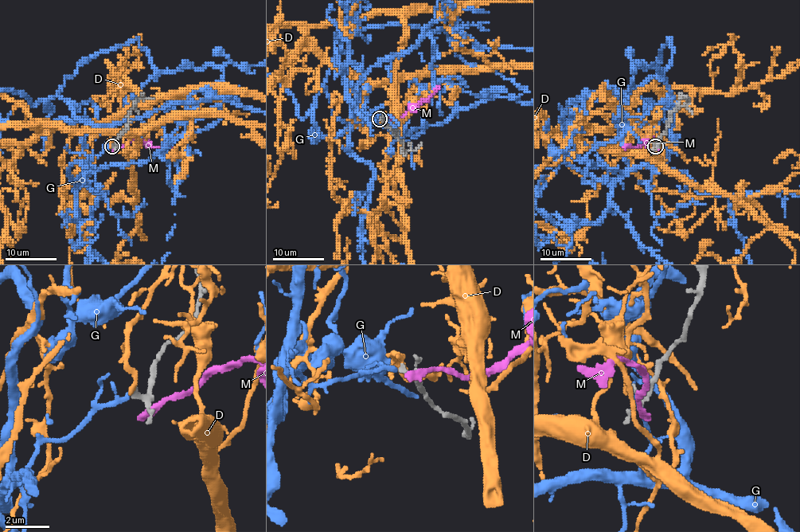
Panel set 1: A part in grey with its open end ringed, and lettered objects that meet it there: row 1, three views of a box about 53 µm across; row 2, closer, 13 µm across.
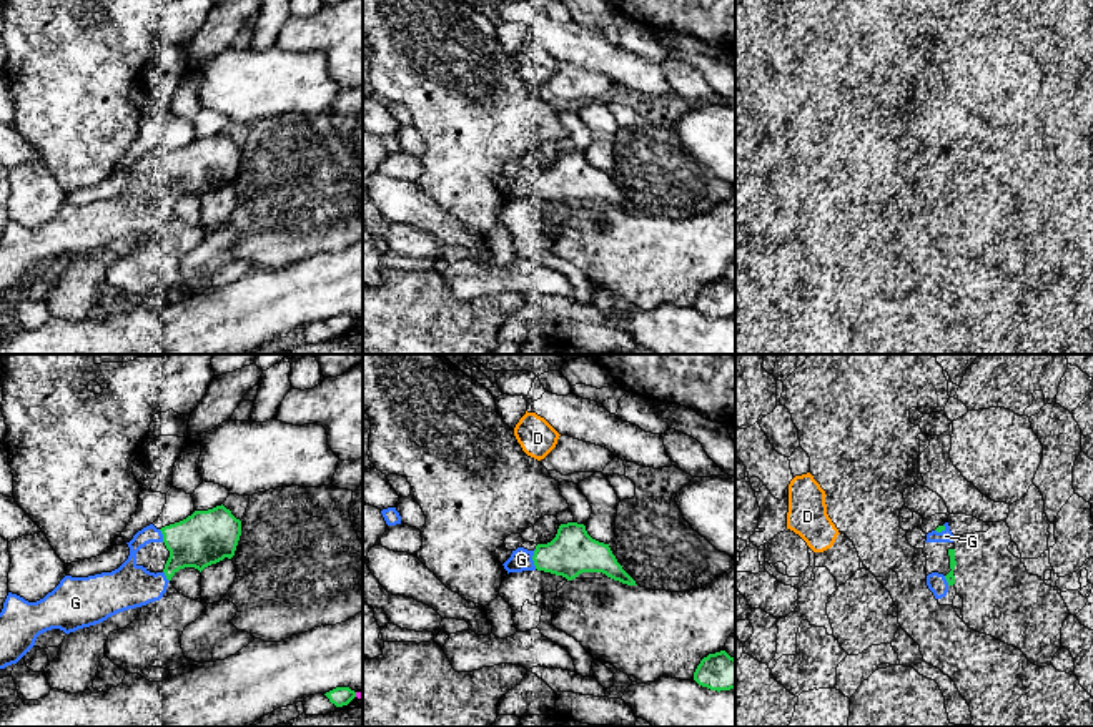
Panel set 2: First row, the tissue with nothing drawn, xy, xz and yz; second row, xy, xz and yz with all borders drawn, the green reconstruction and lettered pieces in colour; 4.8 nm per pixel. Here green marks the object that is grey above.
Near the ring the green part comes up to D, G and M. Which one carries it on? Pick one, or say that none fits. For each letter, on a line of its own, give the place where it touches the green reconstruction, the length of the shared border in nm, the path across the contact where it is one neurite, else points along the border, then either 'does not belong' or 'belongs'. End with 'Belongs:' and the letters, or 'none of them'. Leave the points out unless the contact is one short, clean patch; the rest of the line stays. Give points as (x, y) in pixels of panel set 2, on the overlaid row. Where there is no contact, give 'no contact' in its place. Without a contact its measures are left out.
D: no contact; does not belong
G: meets green in xz at (533, 559); contact 100 nm long; belongs
M: meets green in xy at (355, 694); contact 30 nm long; border along xy (355, 692), (356, 696); does not belong
Belongs: G

